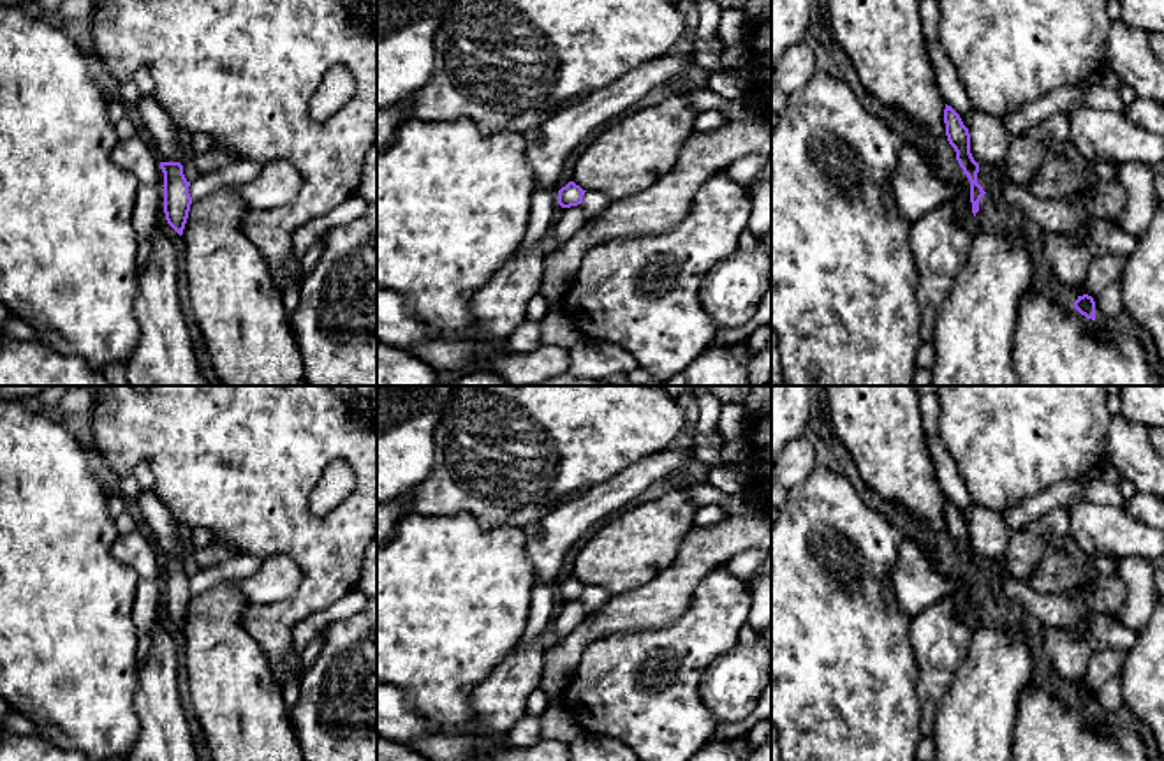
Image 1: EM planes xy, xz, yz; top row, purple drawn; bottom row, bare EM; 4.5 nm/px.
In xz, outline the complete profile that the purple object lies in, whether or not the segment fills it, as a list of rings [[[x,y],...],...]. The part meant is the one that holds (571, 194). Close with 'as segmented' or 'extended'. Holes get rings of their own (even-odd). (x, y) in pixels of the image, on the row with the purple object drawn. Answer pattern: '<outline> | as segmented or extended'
[[[569,181],[565,187],[558,190],[558,204],[562,208],[578,206],[583,203],[585,192],[586,190],[583,190],[579,185],[576,185],[574,181]]] | as segmented

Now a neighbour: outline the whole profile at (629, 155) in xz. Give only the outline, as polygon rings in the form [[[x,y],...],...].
[[[687,95],[625,113],[602,127],[576,160],[572,181],[613,201],[632,197],[666,174],[696,132]]]

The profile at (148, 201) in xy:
[[[141,185],[134,204],[134,229],[137,234],[137,262],[146,264],[151,238],[160,231],[164,187]]]

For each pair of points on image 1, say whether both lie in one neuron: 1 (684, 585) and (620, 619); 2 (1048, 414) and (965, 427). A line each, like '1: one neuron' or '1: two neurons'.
1: one neuron
2: one neuron

